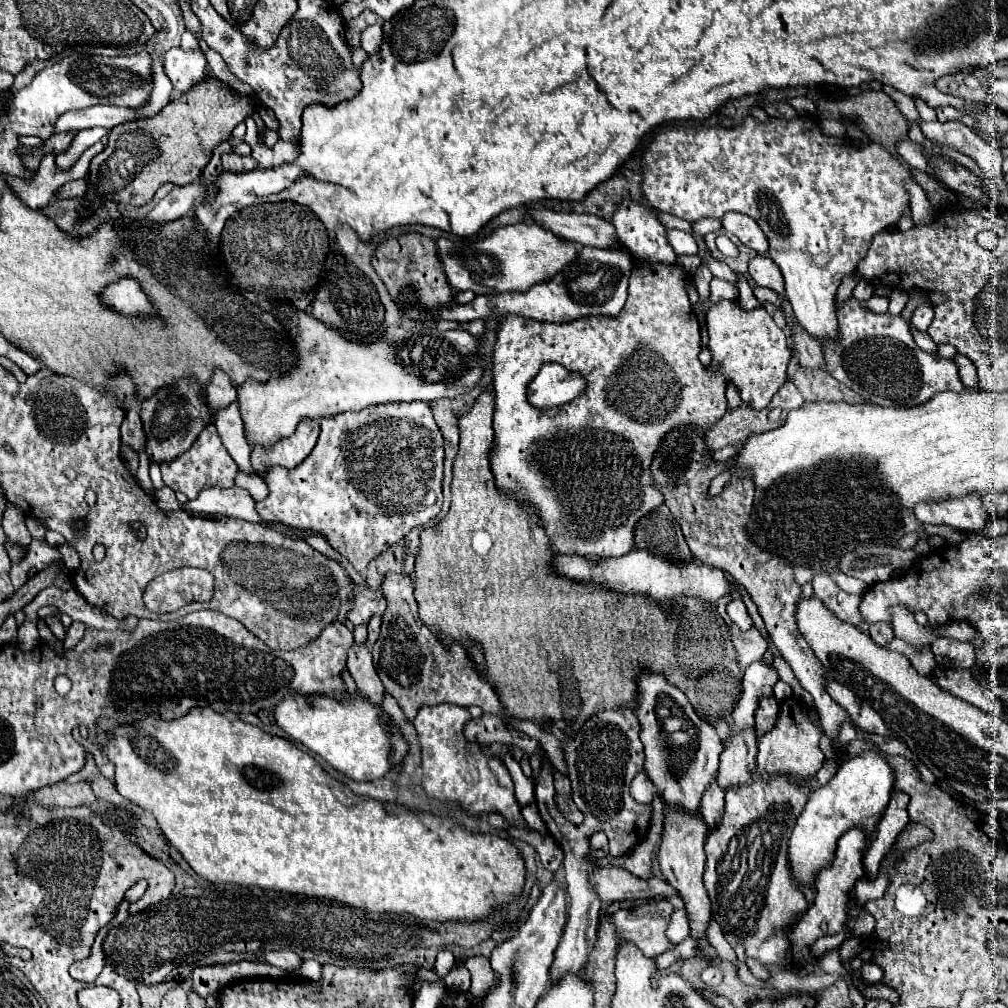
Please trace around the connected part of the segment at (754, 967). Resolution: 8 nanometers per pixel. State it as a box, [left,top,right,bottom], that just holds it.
[747,958,771,982]

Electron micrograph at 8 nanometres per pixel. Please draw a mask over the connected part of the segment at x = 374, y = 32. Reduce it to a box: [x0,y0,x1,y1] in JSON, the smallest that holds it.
[361,23,383,55]

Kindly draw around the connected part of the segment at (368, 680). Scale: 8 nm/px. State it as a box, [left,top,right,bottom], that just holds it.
[347,641,383,705]

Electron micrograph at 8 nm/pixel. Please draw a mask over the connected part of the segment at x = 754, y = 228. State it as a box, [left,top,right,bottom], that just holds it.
[723,213,769,255]

